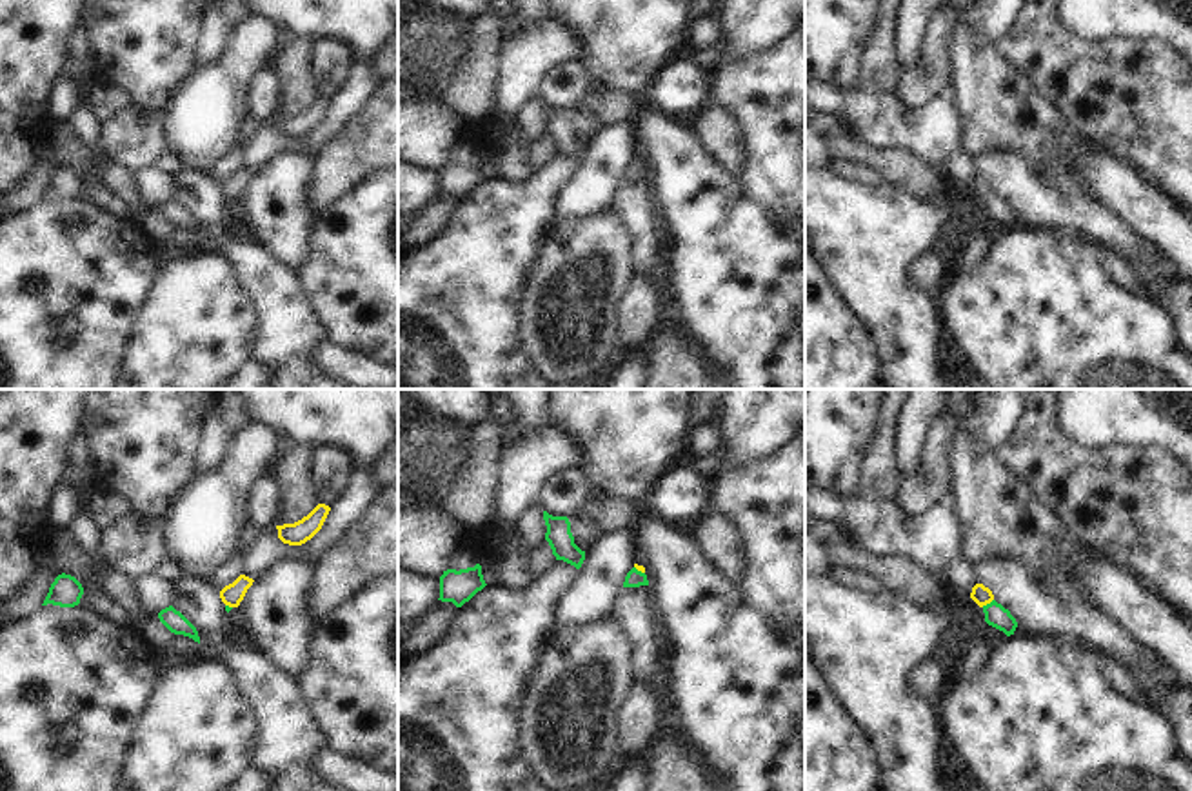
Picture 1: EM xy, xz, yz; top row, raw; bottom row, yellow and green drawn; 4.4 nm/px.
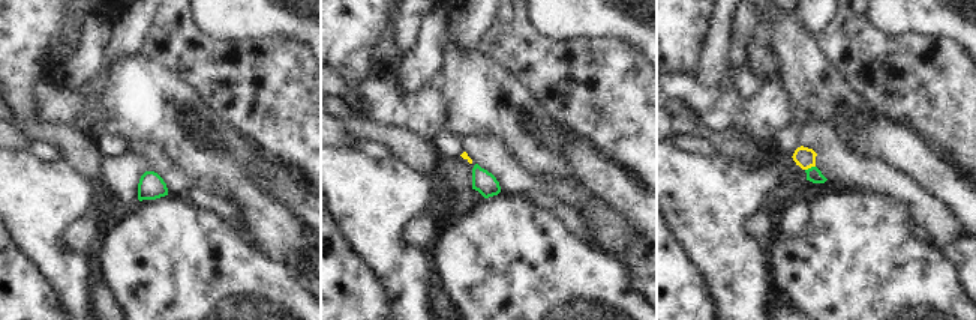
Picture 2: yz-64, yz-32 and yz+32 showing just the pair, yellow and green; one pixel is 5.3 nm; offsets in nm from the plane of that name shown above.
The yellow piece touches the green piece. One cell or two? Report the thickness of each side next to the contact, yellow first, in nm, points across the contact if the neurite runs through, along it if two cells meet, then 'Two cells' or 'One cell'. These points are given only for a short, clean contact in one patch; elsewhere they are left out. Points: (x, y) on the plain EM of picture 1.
Thickness 90 nm (yellow) against 100 nm. Path across: yz (982, 188), (987, 195), (996, 208). One cell

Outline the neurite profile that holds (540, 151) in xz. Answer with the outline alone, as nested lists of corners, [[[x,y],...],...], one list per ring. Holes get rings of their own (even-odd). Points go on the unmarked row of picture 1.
[[[543,133],[534,144],[529,145],[529,151],[527,151],[529,167],[536,171],[554,155],[556,155],[556,149],[552,147],[549,135]]]

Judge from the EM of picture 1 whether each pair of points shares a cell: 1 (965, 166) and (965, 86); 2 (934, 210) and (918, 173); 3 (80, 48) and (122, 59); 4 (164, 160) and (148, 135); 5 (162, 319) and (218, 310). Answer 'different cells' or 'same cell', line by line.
1: different cells
2: different cells
3: different cells
4: different cells
5: same cell

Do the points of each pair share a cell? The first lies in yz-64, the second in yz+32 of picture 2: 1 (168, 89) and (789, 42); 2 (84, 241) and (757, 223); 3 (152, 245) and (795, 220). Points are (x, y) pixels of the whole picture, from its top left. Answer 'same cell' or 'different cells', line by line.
1: same cell
2: same cell
3: different cells

